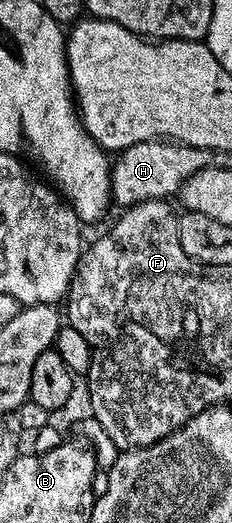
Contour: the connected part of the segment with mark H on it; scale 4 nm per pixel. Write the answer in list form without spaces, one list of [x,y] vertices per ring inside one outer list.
[[[148,140],[126,148],[112,161],[109,191],[114,205],[128,206],[151,200],[173,198],[180,193],[183,182],[201,168],[211,164],[211,154],[171,140]]]

